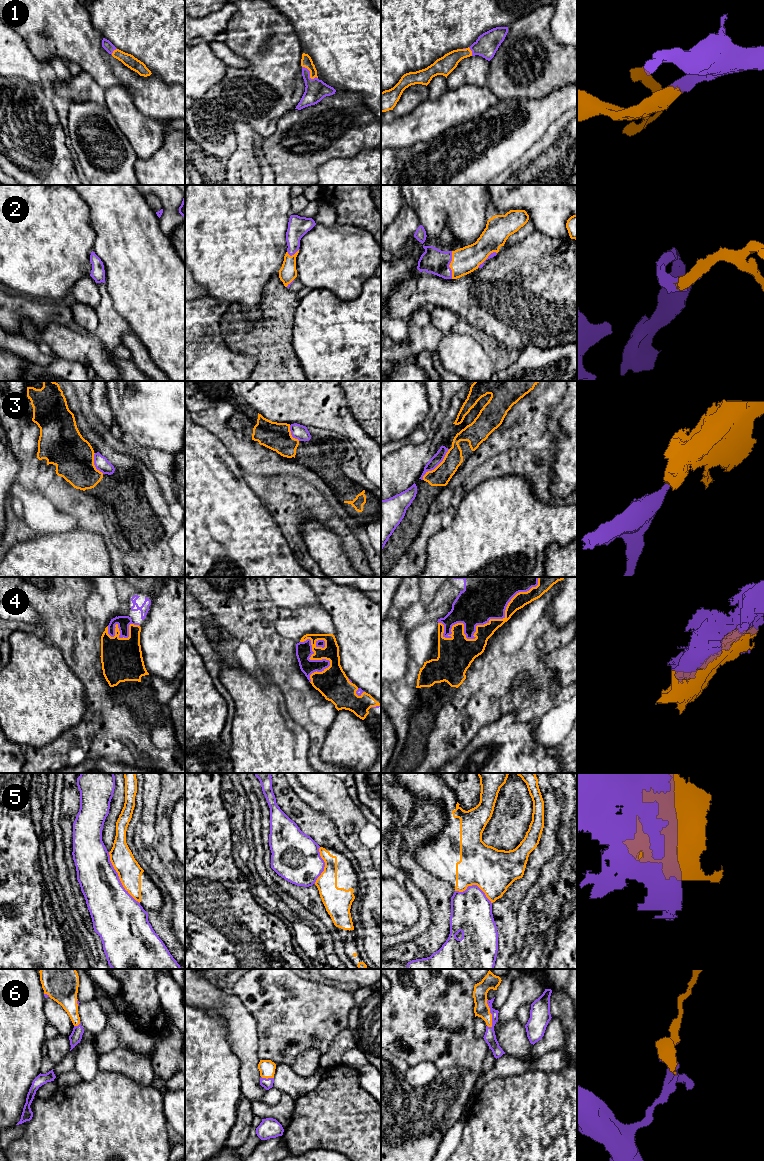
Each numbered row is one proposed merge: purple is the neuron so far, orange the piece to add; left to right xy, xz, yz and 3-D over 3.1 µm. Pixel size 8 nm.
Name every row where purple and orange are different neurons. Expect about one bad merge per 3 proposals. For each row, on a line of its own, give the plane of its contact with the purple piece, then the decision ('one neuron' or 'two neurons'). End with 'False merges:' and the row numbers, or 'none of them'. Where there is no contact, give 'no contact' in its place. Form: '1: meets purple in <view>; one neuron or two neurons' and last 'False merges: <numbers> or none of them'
1: meets purple in xz; one neuron
2: meets purple in yz; one neuron
3: meets purple in yz; two neurons
4: meets purple in yz; one neuron
5: meets purple in xy; two neurons
6: meets purple in yz; one neuron
False merges: 3, 5

